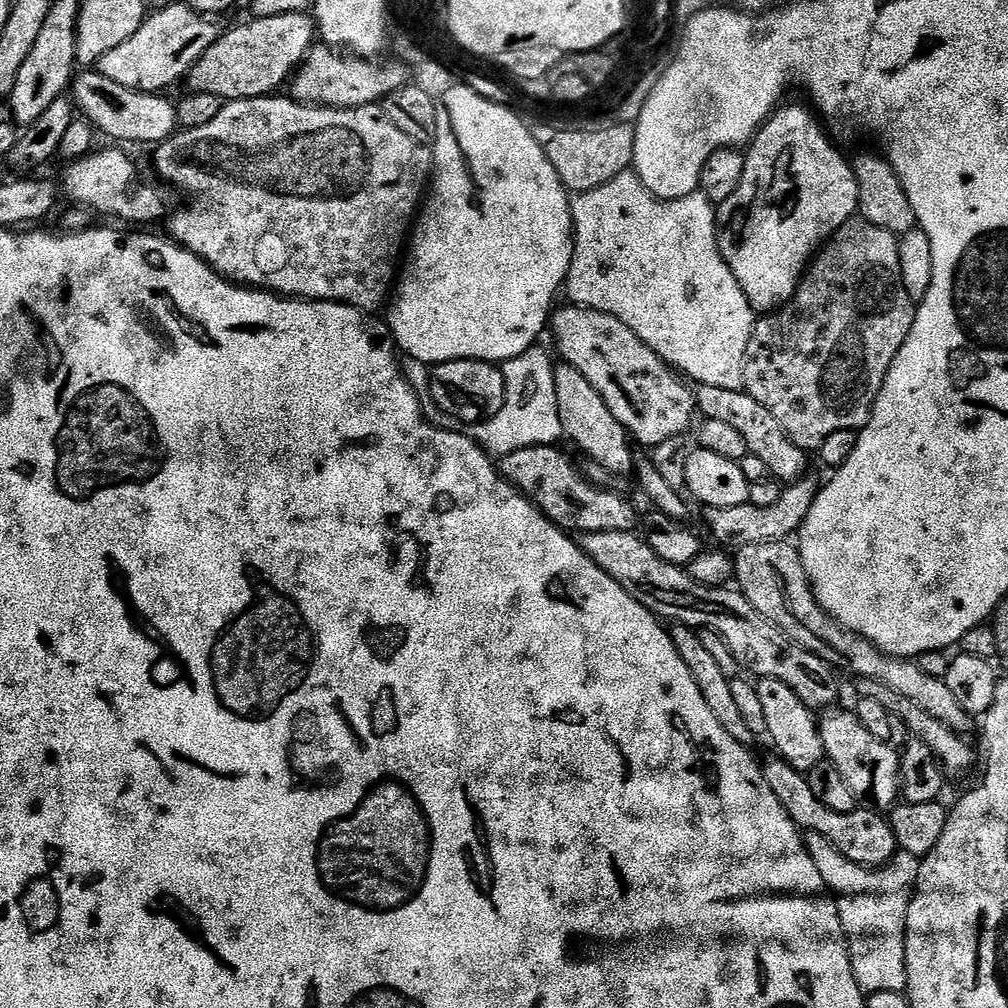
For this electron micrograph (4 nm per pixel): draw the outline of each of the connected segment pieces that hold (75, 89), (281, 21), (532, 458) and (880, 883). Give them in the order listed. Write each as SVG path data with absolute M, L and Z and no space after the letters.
M84 70L81 72L84 73L82 73L81 76L79 73L70 85L70 99L74 105L75 111L79 113L83 119L87 120L101 137L102 135L109 136L109 138L112 139L109 141L112 142L120 142L116 140L125 140L128 144L152 144L151 146L159 146L163 144L164 141L169 140L171 136L176 135L178 131L178 125L176 123L176 105L171 99L169 101L167 100L167 95L157 94L155 92L139 92L138 90L130 90L126 86L118 86L118 82L110 82L110 78L106 78L98 70Z
M305 13L278 14L278 18L252 18L249 24L225 31L202 54L202 58L186 77L187 87L193 92L214 94L221 100L253 100L273 95L291 81L313 47L314 24Z
M539 444L522 450L514 450L510 454L499 457L498 471L513 488L517 488L522 496L527 496L539 508L547 520L569 534L593 532L594 530L620 530L631 532L637 527L638 512L635 512L616 492L607 492L607 487L593 484L587 475L582 474L572 465L572 460L559 447L551 444Z
M807 833L804 845L808 847L818 874L822 874L825 889L834 897L838 914L842 918L844 937L848 940L848 952L852 956L852 969L861 992L904 992L906 978L906 914L910 910L912 893L920 860L915 856L897 851L883 868L864 868L850 862L822 834Z

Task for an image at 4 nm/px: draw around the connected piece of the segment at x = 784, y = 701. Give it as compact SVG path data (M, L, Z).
M760 678L755 681L756 693L758 699L762 702L762 714L764 715L764 730L767 739L772 739L775 751L786 762L790 762L790 766L794 766L796 772L808 773L814 770L814 766L825 763L824 747L822 746L822 736L820 734L820 726L818 716L813 709L806 706L806 702L802 702L802 698L798 698L798 694L794 694L794 690L790 690L790 686L786 686L786 682L778 682L778 678Z

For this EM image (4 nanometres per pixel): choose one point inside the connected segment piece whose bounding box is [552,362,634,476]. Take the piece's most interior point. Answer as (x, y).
(587, 423)

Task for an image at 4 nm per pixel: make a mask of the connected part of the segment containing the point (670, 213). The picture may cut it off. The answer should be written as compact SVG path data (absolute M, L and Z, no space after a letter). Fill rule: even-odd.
M629 170L618 174L618 178L610 178L610 182L606 182L594 190L579 193L571 201L571 205L572 261L566 281L566 293L568 292L569 298L572 299L569 301L581 308L593 308L626 322L626 326L630 326L630 330L634 330L634 334L638 334L638 338L642 338L642 342L646 342L646 346L650 346L650 350L654 350L664 359L665 364L671 366L677 373L683 374L689 381L706 386L718 386L722 390L743 389L746 346L750 346L750 334L754 330L758 316L752 311L750 302L746 302L746 294L742 294L742 286L738 286L738 278L734 278L734 274L730 274L730 266L726 266L726 262L718 250L716 208L712 201L707 200L703 192L699 190L691 192L686 198L659 200L645 190L640 179L636 177L635 171Z

